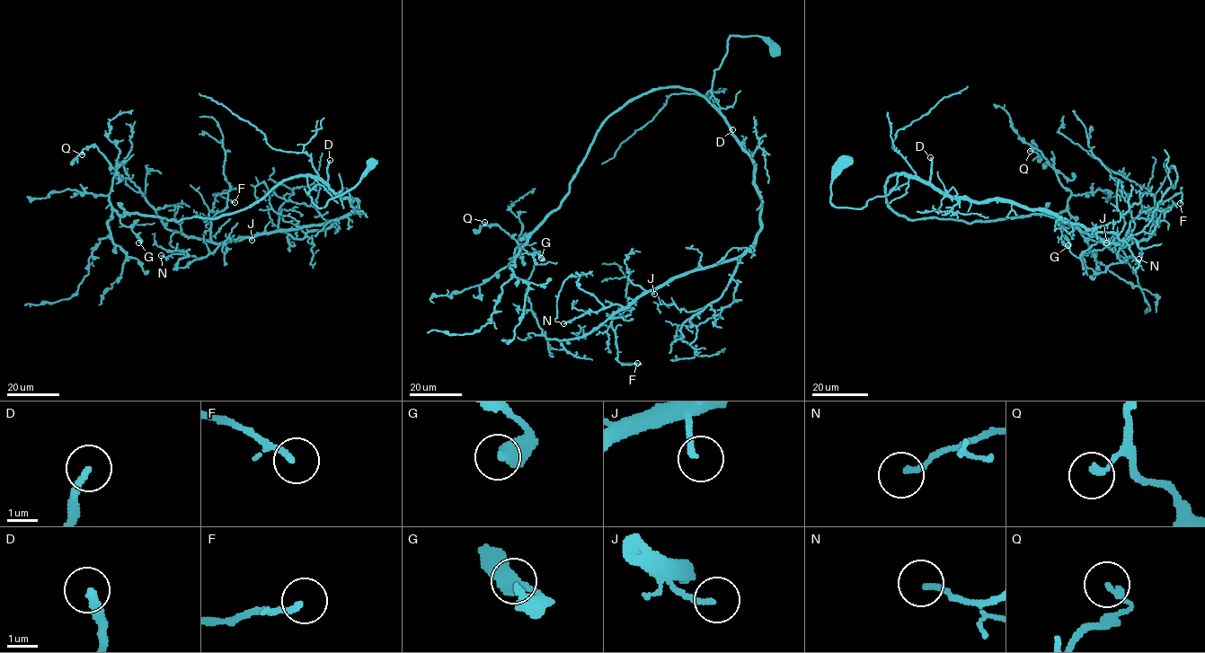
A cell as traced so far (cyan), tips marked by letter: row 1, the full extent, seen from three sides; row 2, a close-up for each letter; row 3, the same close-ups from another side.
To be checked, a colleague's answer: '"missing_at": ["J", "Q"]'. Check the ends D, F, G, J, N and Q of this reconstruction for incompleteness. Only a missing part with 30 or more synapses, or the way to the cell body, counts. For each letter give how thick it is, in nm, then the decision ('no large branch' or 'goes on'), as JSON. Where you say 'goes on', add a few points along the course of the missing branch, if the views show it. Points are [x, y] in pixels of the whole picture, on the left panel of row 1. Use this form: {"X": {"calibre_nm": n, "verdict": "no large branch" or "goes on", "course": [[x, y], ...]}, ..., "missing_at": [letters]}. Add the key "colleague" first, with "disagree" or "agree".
{"colleague": "disagree", "D": {"calibre_nm": 240, "verdict": "goes on", "course": [[330, 160], [342, 132], [344, 102], [335, 86], [344, 69], [350, 29], [342, 16], [314, 4], [279, 5]]}, "F": {"calibre_nm": 130, "verdict": "no large branch"}, "G": {"calibre_nm": 420, "verdict": "no large branch"}, "J": {"calibre_nm": 170, "verdict": "goes on", "course": [[252, 240], [259, 237], [260, 252], [264, 254]]}, "N": {"calibre_nm": 170, "verdict": "no large branch"}, "Q": {"calibre_nm": 160, "verdict": "no large branch"}, "missing_at": ["D", "J"]}

